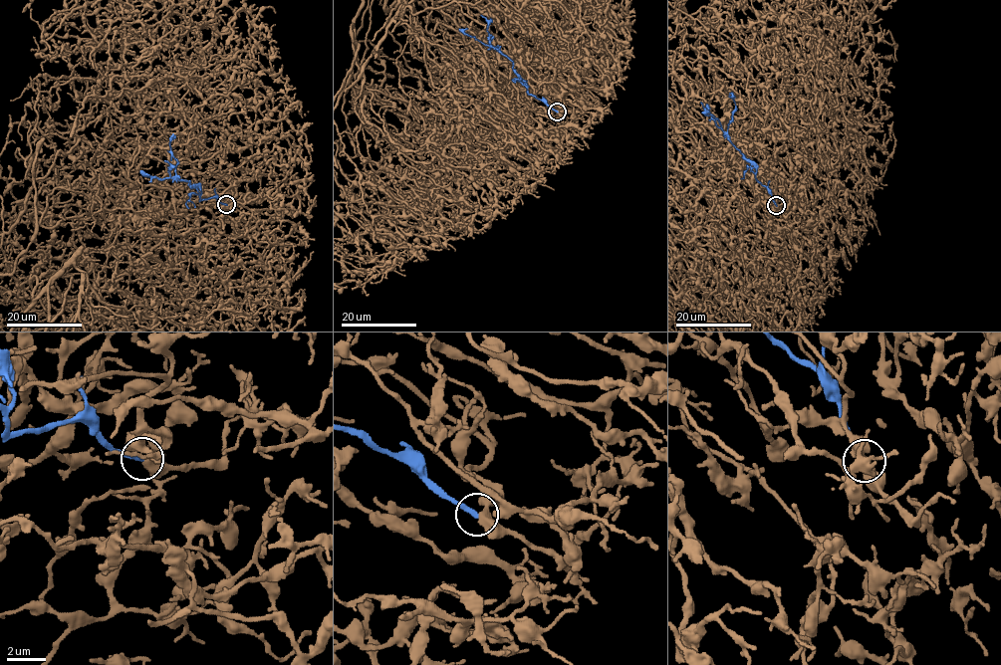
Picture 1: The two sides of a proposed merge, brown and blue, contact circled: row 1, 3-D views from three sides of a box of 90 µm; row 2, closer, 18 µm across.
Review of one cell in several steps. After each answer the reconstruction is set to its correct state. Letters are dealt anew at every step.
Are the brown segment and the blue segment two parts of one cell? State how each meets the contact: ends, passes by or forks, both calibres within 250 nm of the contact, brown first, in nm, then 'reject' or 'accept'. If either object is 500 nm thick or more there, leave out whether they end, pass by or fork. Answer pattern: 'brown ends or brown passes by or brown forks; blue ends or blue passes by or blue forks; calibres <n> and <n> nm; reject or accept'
brown passes by; blue ends; calibres 400 and 260 nm; reject

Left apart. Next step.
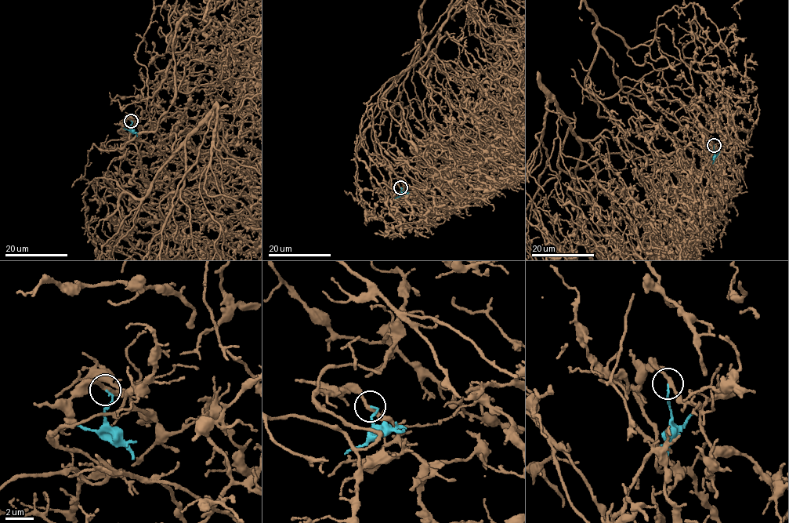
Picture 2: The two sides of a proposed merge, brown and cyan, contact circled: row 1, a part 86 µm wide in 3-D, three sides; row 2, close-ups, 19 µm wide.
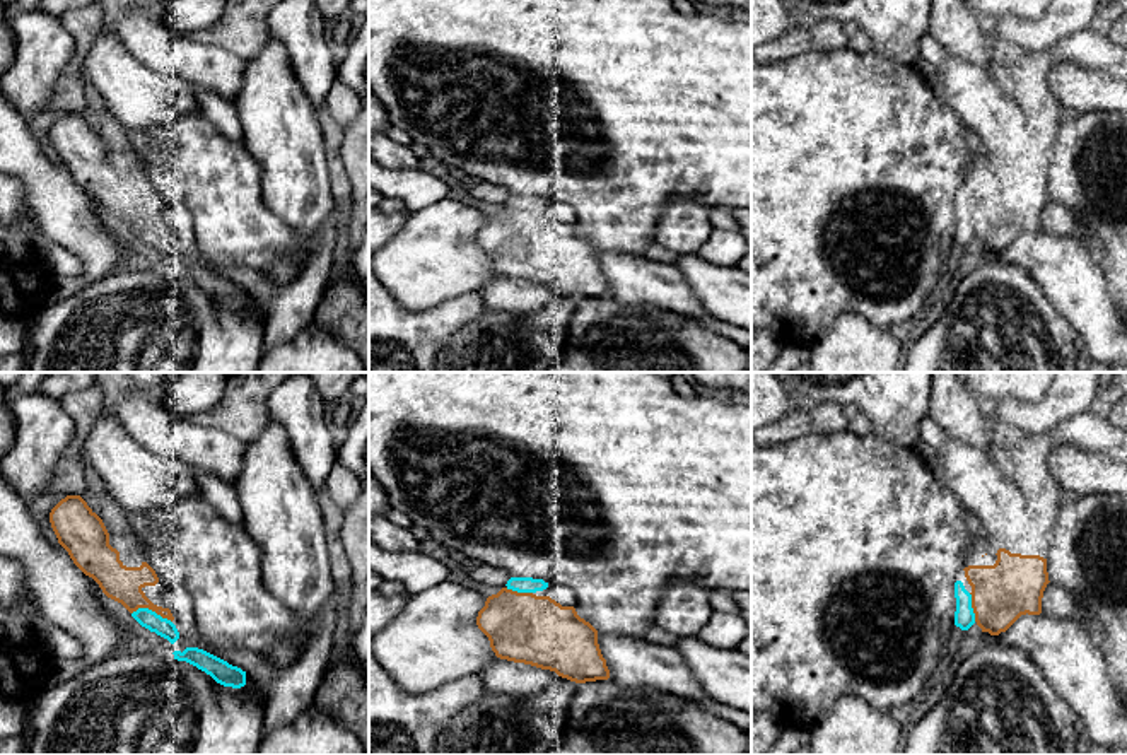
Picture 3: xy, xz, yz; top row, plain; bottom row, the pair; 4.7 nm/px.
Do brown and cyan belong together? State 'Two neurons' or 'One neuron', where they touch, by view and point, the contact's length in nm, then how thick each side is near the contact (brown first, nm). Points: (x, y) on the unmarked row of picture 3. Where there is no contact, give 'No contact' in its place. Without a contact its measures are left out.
One neuron. Touches brown at xy (152, 228). Shared border 200 nm. Thickness 170 nm (brown) against 90 nm

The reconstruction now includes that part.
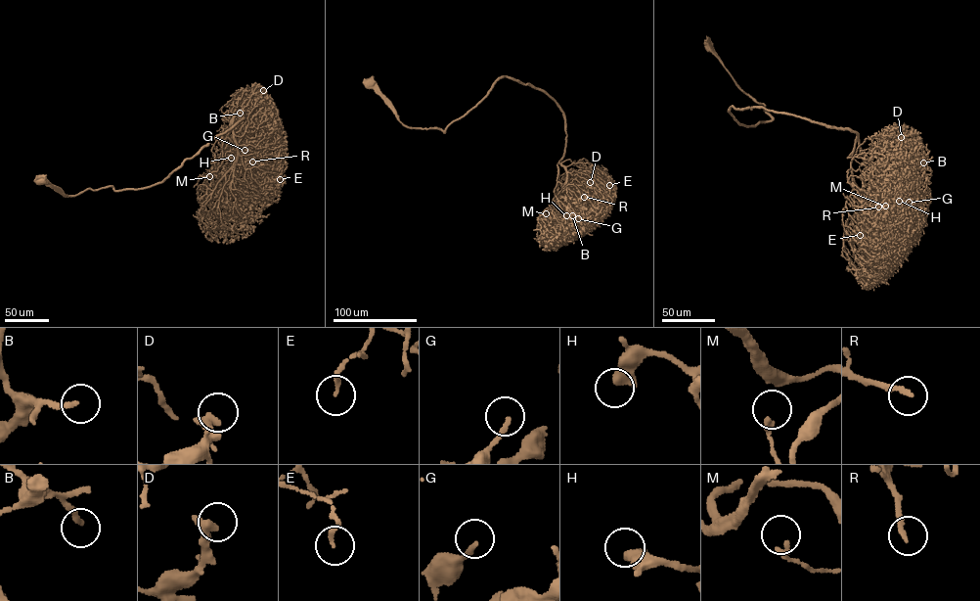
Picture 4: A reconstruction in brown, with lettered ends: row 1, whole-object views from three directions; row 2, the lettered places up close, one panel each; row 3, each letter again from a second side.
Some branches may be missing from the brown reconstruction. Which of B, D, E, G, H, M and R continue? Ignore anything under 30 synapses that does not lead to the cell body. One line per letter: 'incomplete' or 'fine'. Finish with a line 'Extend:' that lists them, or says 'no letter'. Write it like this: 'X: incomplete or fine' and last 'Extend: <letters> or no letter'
B: incomplete
D: fine
E: fine
G: fine
H: incomplete
M: fine
R: incomplete
Extend: B, H, R

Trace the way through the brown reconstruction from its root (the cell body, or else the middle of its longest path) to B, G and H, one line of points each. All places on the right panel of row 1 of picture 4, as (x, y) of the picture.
B: (708, 44), (772, 118), (738, 122), (730, 108), (761, 107), (848, 128), (864, 153), (882, 148), (923, 162)
G: (708, 44), (772, 118), (738, 122), (730, 108), (848, 128), (876, 167), (872, 190), (904, 211), (909, 202)
H: (708, 44), (772, 118), (738, 122), (730, 108), (848, 128), (876, 167), (872, 190), (899, 201)

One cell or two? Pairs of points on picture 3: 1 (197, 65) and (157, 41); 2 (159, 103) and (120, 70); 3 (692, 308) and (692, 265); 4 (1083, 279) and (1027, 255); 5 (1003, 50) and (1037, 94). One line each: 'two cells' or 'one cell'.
1: one cell
2: one cell
3: two cells
4: one cell
5: one cell

